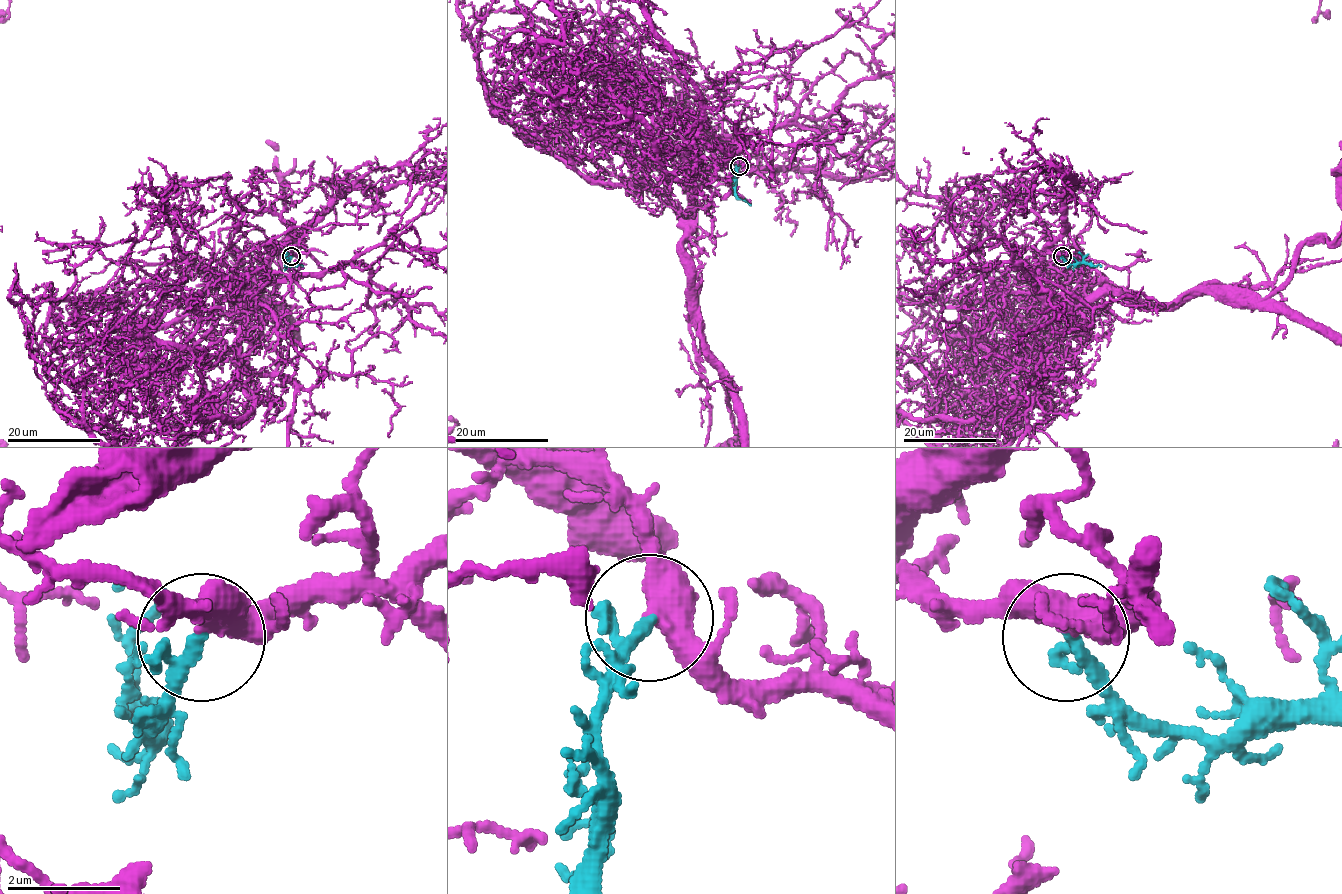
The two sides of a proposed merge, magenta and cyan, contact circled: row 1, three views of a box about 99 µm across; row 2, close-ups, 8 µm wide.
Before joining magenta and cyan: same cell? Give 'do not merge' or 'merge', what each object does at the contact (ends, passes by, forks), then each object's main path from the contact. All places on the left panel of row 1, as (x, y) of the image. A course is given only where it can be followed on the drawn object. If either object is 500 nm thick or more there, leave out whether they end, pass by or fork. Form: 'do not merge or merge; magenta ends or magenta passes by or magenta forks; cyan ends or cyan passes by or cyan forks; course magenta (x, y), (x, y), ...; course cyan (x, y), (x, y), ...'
merge; magenta passes by; cyan passes by; course magenta (292, 257), (273, 257), (245, 305), (268, 298), (280, 245), (296, 243), (264, 138); course cyan (291, 256), (288, 264), (303, 266)

